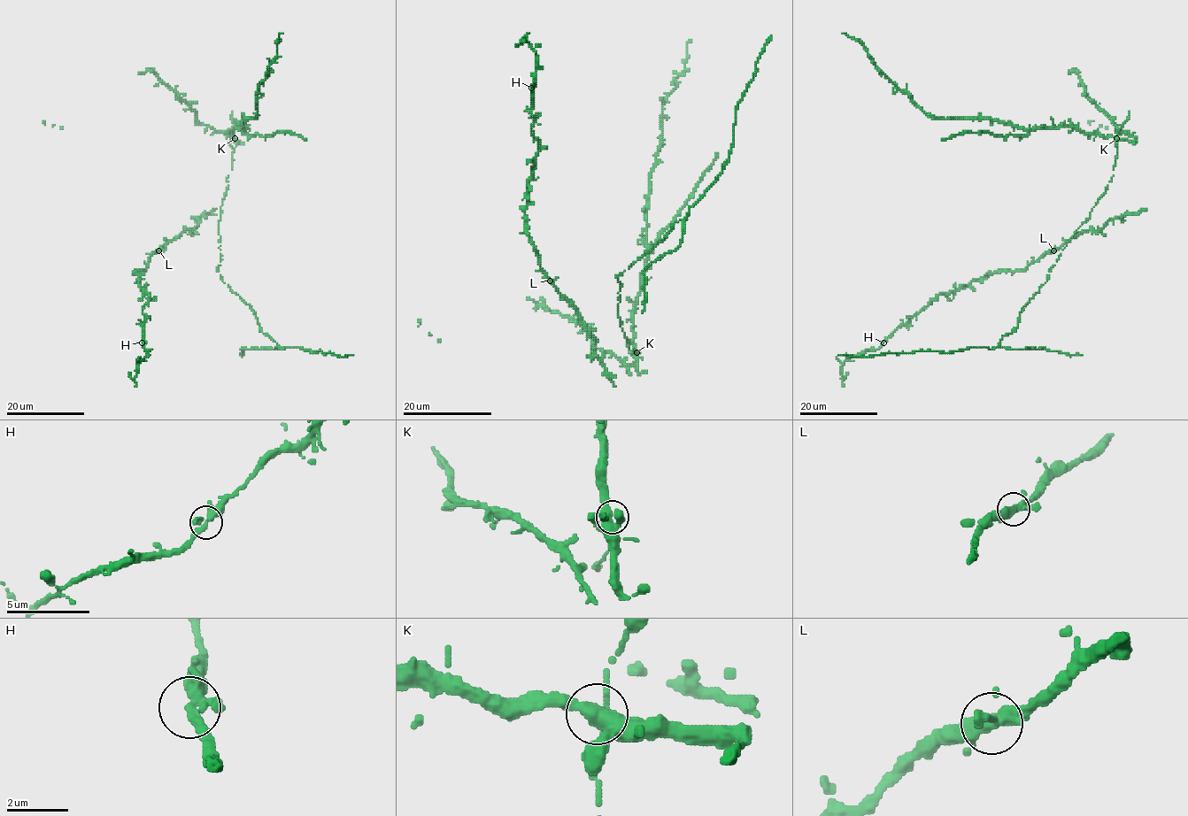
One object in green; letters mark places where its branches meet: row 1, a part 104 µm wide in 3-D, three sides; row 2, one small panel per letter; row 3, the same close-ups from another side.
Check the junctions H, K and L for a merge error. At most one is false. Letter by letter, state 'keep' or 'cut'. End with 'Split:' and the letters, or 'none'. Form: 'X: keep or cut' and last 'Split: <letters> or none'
H: keep
K: keep
L: keep
Split: none

